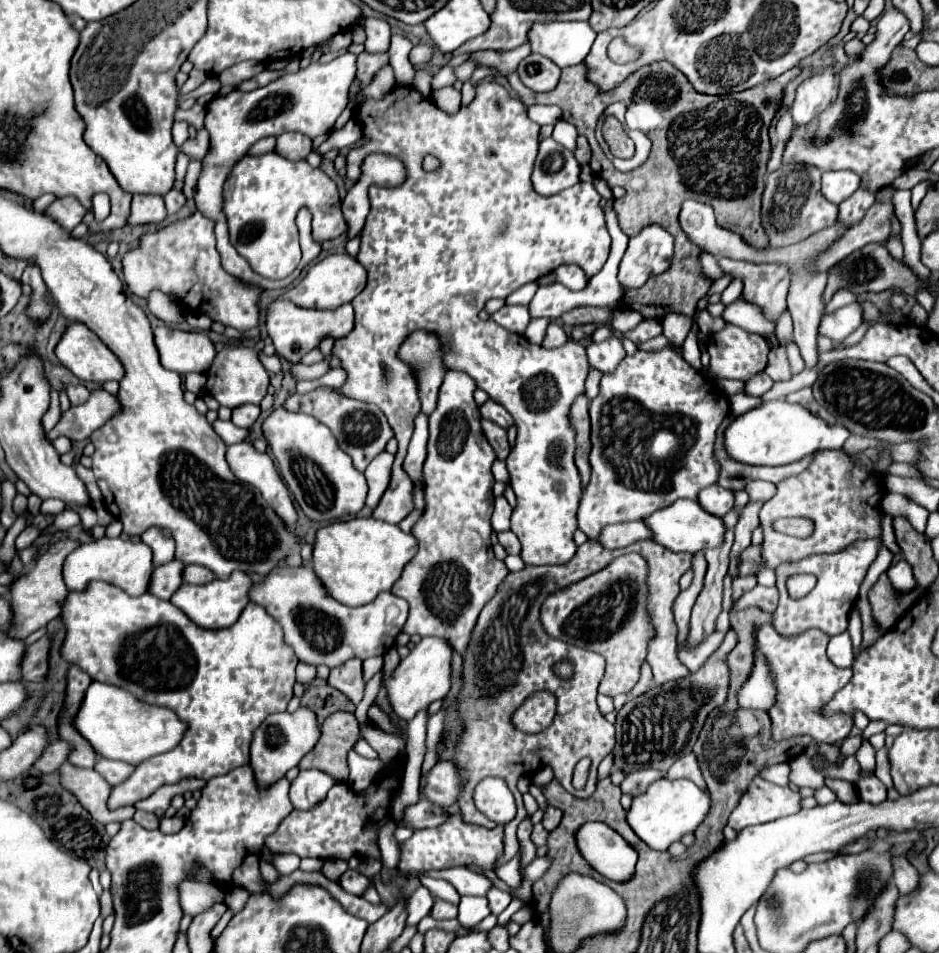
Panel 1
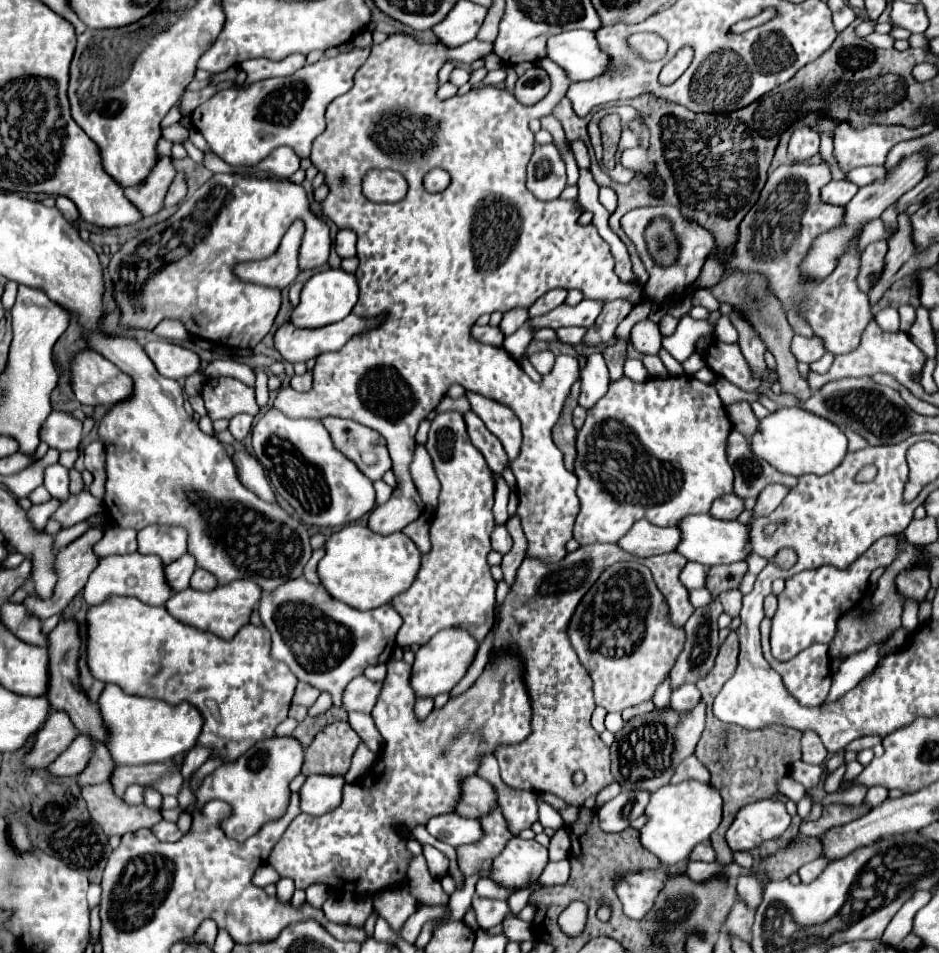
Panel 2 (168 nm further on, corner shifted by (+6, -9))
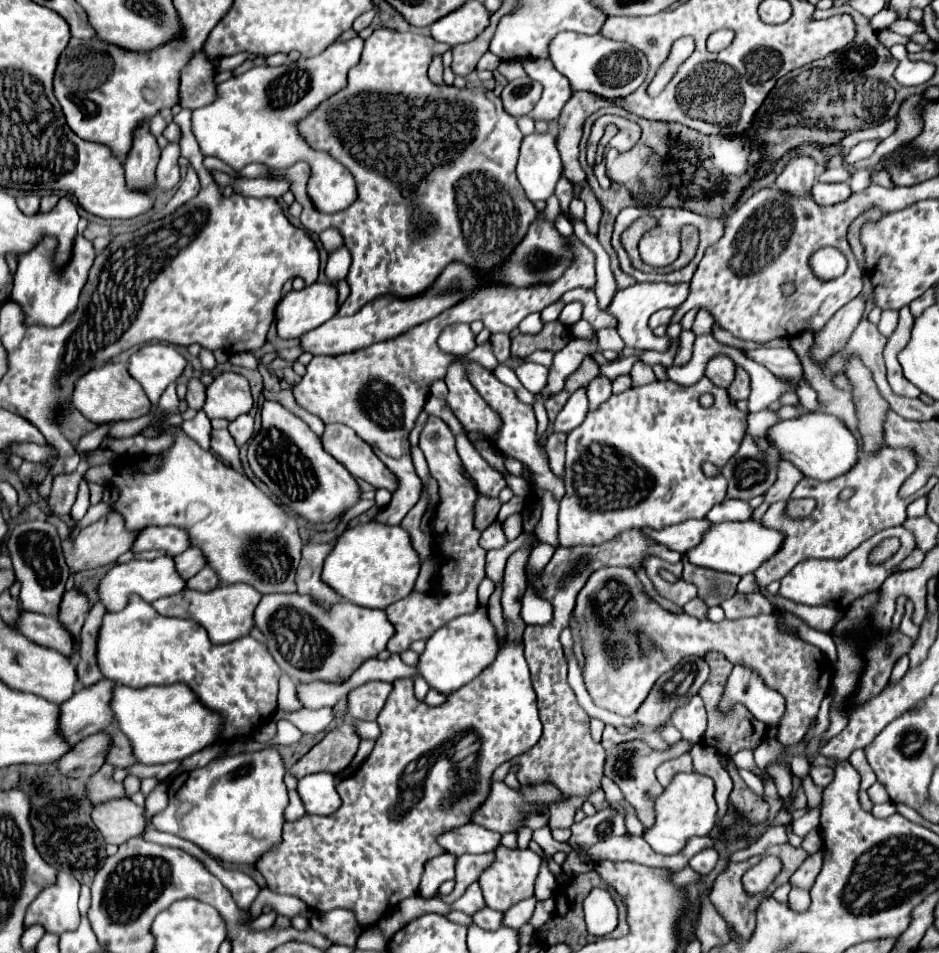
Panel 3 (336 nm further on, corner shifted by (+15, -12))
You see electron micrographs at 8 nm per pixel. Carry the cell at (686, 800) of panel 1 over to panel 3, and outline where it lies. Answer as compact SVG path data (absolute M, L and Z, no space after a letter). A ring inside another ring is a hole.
M676 774L668 788L654 800L656 822L652 828L644 830L642 838L658 854L678 854L686 840L692 836L708 836L716 826L716 800L714 800L714 782L702 774Z

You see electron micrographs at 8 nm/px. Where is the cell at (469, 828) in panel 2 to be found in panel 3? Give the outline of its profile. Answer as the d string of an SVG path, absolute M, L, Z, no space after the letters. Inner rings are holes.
M468 822L464 826L452 828L436 838L436 842L450 854L462 856L462 854L484 854L494 852L500 844L500 834L486 830L484 826L478 826L474 822Z

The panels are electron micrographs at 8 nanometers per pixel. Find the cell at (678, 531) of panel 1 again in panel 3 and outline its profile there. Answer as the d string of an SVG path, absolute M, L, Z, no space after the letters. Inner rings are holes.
M722 522L712 524L704 534L700 544L696 548L686 552L686 558L694 566L712 568L718 572L730 572L730 574L750 574L754 572L764 560L768 560L782 544L782 534L776 530L764 528L760 522Z

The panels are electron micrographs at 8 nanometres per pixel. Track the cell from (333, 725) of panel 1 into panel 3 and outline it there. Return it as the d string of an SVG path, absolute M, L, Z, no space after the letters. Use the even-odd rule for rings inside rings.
M342 722L338 728L330 730L316 746L312 746L288 770L288 774L292 774L298 780L316 772L336 774L352 762L358 750L358 744L360 744L360 738L356 736L356 730L352 728L352 724Z

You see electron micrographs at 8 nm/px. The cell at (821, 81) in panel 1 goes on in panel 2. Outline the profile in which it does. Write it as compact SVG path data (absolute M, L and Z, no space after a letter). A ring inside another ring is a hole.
M809 127L797 129L789 143L791 159L793 161L809 161L817 153L819 153L819 135Z

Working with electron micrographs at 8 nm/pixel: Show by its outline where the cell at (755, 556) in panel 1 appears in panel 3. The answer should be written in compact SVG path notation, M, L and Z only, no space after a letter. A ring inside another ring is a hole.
M684 560L684 580L692 582L698 588L698 598L706 602L706 606L718 606L730 596L736 594L736 586L740 582L740 576L716 572L708 568L696 568Z

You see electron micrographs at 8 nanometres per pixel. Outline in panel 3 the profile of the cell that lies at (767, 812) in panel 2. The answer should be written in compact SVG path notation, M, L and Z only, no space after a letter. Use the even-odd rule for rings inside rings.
M620 836L620 838L608 838L600 844L594 844L588 850L588 856L594 862L602 862L602 860L632 860L632 862L642 862L648 866L662 866L662 868L672 868L674 872L682 870L688 860L704 850L704 848L714 848L720 840L714 840L710 836L704 838L690 838L686 848L674 856L660 856L656 854L642 836Z

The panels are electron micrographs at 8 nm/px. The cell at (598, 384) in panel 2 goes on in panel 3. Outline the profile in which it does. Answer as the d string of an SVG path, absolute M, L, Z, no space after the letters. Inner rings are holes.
M580 388L570 396L568 404L556 416L554 430L556 432L566 432L566 434L572 432L572 428L576 428L584 420L586 412L588 412L588 396L586 396L586 388Z

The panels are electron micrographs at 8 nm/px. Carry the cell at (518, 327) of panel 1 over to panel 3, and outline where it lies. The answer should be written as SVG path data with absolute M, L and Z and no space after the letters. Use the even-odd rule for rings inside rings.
M452 324L442 330L438 338L438 346L448 354L464 356L476 346L476 342L468 324Z

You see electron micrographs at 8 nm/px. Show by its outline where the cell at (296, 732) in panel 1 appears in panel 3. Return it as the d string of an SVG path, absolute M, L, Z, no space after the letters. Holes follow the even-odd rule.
M274 746L262 748L258 752L242 752L236 756L226 756L212 760L204 768L182 772L168 784L168 808L156 814L150 822L156 830L186 838L208 850L220 860L236 864L254 864L266 850L280 842L280 832L284 824L284 808L288 806L288 794L284 786L286 766L280 752Z

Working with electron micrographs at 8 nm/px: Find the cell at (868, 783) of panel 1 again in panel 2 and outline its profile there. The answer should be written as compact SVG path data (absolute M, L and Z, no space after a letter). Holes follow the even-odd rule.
M869 787L867 791L867 797L865 797L865 803L869 803L871 807L877 807L881 801L885 801L889 797L889 789L885 787Z

